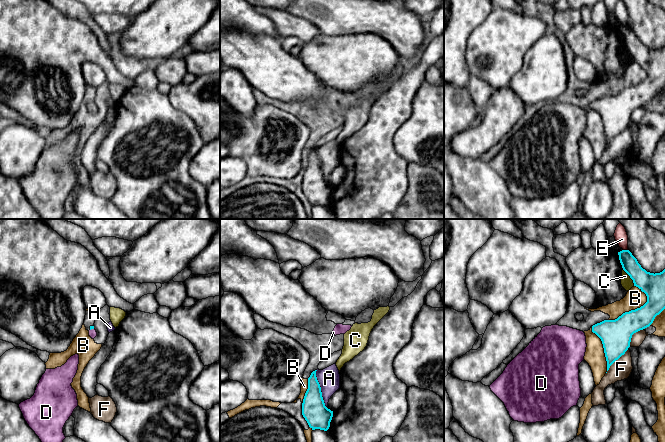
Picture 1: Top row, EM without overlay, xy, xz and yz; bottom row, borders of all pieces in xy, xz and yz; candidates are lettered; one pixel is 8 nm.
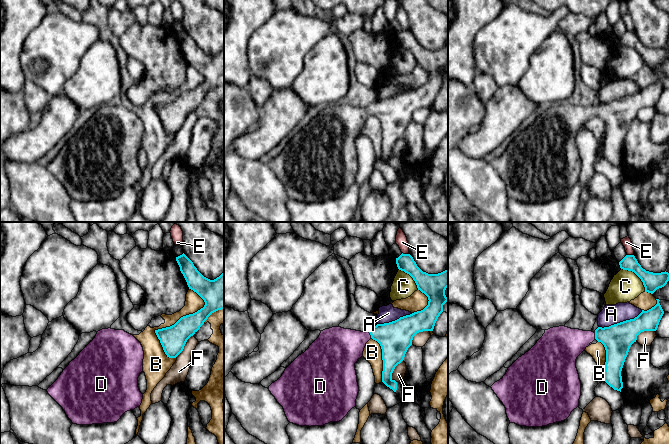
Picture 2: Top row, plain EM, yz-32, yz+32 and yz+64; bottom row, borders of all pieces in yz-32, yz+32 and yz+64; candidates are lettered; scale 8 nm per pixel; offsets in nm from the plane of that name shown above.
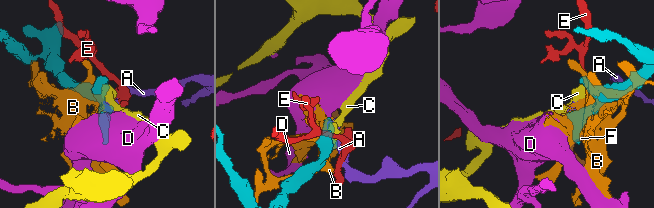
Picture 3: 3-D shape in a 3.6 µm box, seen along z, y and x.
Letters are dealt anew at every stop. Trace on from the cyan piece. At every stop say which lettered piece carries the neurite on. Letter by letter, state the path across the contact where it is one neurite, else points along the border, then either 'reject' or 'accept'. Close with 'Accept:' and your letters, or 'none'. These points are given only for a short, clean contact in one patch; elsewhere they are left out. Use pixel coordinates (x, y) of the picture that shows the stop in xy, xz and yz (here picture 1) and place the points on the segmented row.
A: reject
B: reject
C: border yz (623, 269), (634, 285); reject
D: way xy (91, 327), (91, 328), (92, 333); accept
E: border yz (623, 249), (627, 250); reject
F: reject
Accept: D

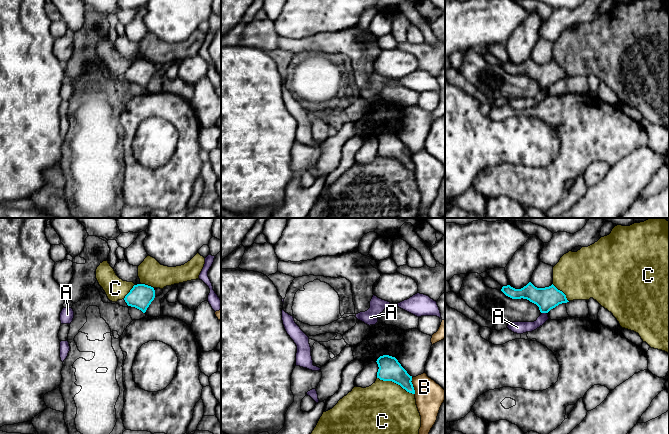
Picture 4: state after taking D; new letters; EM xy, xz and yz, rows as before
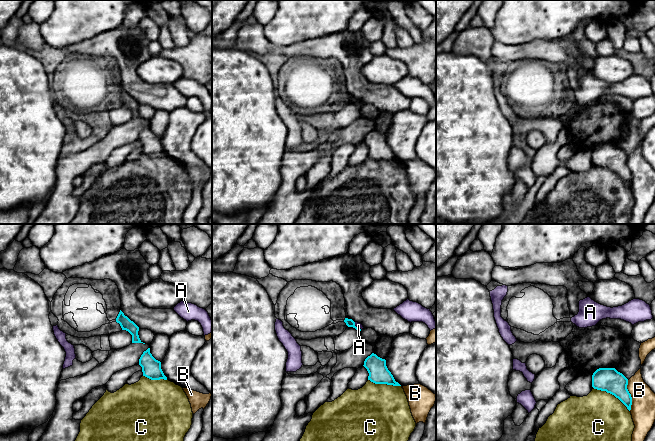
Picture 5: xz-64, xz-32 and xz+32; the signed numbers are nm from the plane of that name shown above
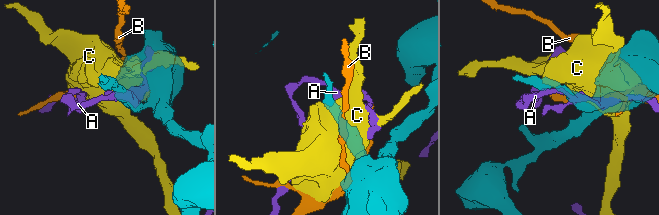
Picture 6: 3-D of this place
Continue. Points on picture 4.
A: border yz (542, 312), (546, 313); reject
B: reject
C: reject
Accept: none

